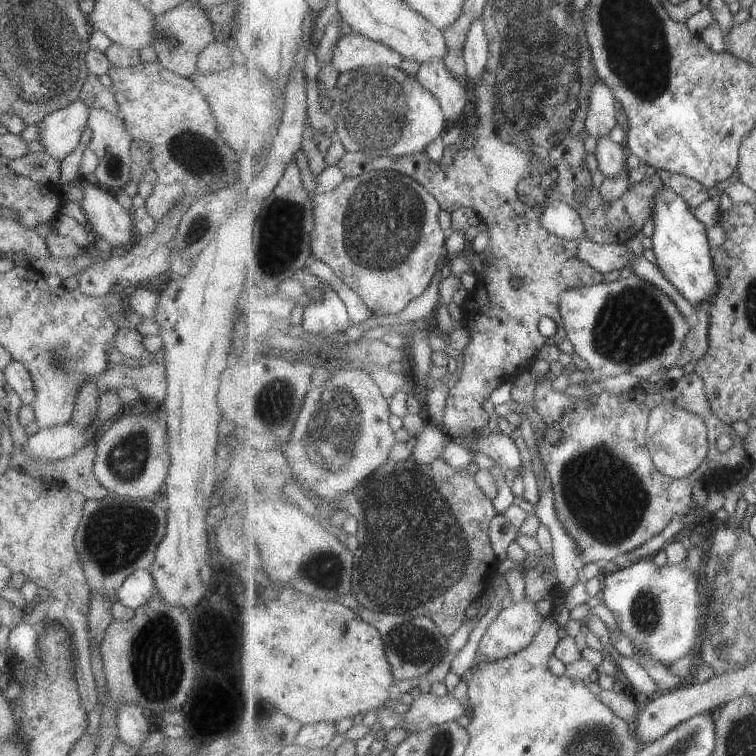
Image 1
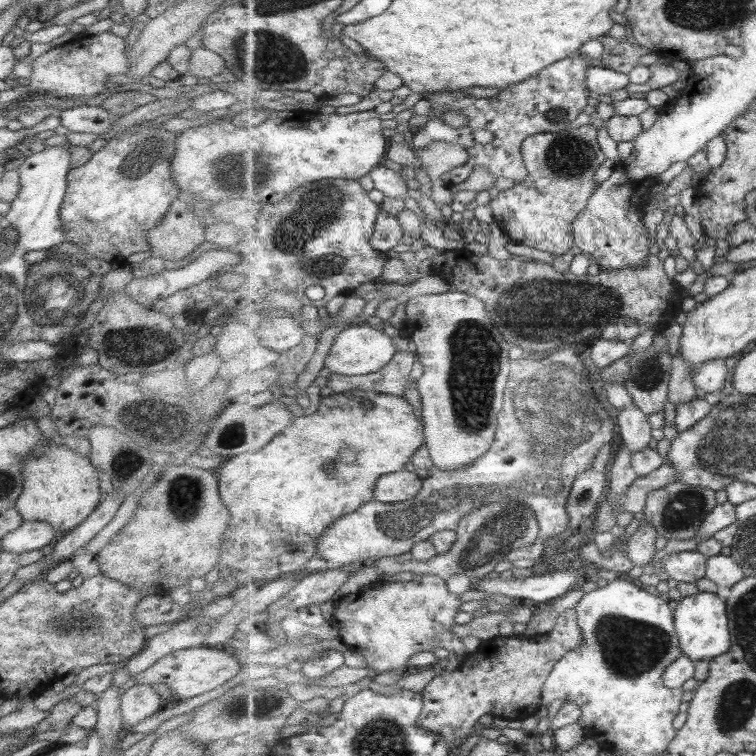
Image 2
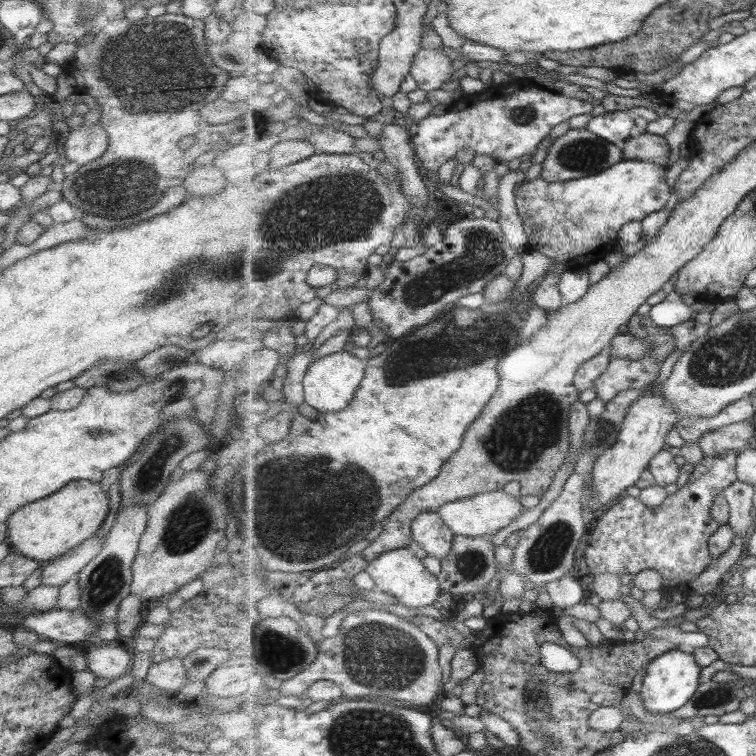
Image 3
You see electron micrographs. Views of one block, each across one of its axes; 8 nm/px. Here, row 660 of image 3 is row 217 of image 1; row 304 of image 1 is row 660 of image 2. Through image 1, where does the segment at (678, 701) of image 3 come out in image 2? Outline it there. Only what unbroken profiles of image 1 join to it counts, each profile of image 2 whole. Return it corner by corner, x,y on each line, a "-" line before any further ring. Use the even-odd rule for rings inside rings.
700,592
693,596
683,597
678,602
675,611
681,650
693,661
705,660
705,658
712,660
732,649
733,638
727,599
721,598
716,593

